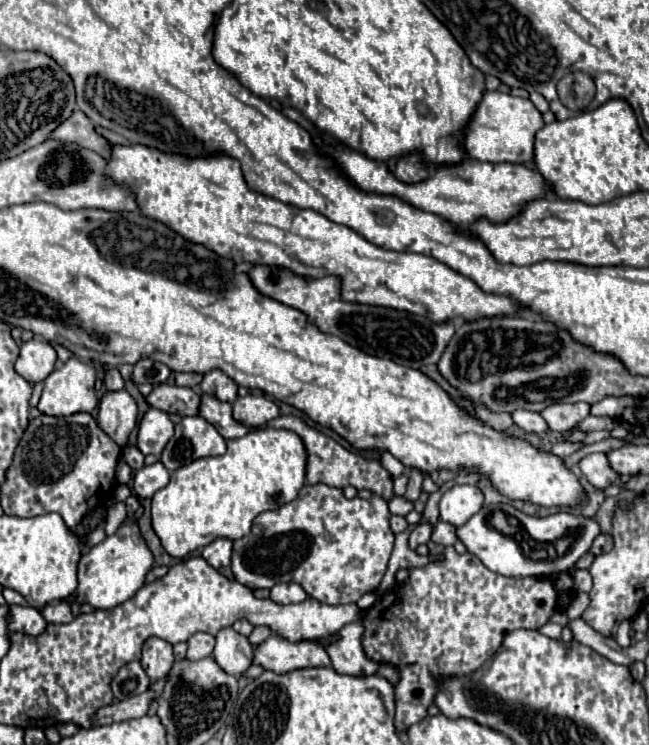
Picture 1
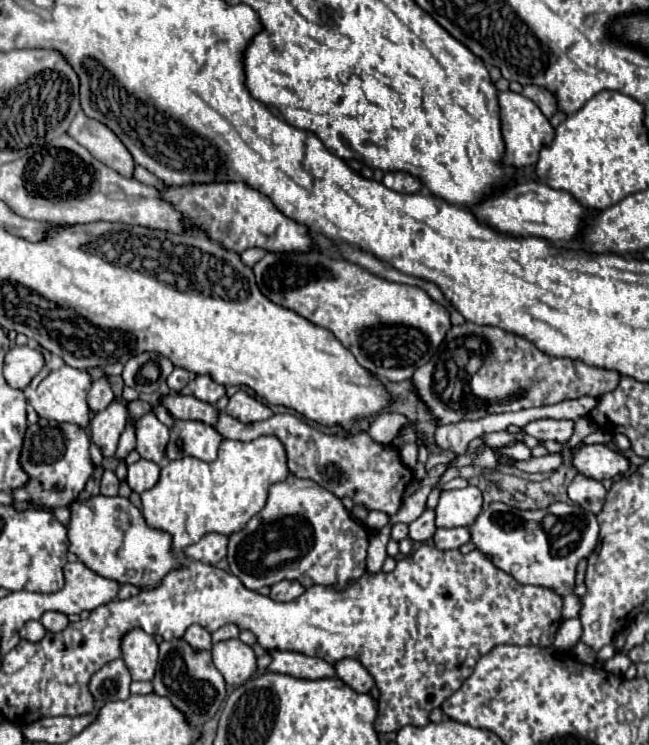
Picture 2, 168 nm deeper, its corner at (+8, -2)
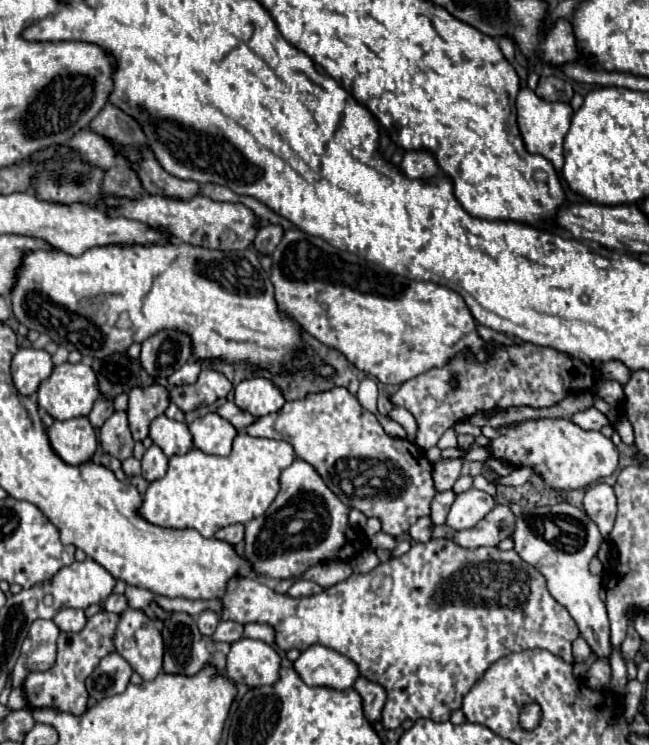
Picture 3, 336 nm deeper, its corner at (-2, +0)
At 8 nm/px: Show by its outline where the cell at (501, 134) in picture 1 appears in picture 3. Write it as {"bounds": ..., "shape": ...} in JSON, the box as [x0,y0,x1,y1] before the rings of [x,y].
{"bounds":[516,88,574,170],"shape":[[[522,88],[518,92],[518,98],[516,98],[516,112],[518,112],[518,126],[520,126],[522,140],[526,144],[526,150],[530,154],[544,156],[546,160],[550,160],[554,164],[556,170],[562,170],[562,164],[564,164],[564,152],[562,152],[564,136],[570,130],[570,120],[572,120],[572,114],[574,114],[570,104],[562,104],[562,102],[550,104],[550,102],[544,102],[542,98],[538,98],[532,90]]]}

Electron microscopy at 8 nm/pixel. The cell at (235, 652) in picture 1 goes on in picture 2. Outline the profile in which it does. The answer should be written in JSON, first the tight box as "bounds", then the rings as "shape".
{"bounds":[212,640,256,686],"shape":[[[224,640],[212,646],[214,666],[224,676],[226,684],[240,686],[256,672],[254,650],[240,640]]]}

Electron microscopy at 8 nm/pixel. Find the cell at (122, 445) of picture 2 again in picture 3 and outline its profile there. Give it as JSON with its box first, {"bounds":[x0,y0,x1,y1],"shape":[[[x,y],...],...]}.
{"bounds":[128,384,168,440],"shape":[[[160,384],[146,388],[132,388],[128,400],[128,422],[134,440],[144,440],[148,436],[150,422],[164,414],[168,408],[168,390]]]}

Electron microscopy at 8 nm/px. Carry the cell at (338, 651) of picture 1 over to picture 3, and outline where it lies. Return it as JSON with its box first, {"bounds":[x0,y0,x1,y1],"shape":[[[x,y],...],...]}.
{"bounds":[354,676,386,722],"shape":[[[360,676],[354,684],[354,688],[358,690],[358,694],[362,696],[362,702],[364,702],[364,714],[370,722],[376,722],[380,720],[380,712],[382,712],[382,706],[386,702],[386,690],[378,684],[378,682],[372,682],[364,676]]]}

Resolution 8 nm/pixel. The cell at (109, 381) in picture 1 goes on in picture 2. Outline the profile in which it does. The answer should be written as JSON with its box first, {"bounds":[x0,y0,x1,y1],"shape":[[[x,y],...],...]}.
{"bounds":[88,378,114,412],"shape":[[[100,378],[92,384],[90,392],[88,392],[88,408],[90,412],[100,412],[104,410],[110,402],[114,400],[114,394],[110,390],[110,384],[106,378]]]}

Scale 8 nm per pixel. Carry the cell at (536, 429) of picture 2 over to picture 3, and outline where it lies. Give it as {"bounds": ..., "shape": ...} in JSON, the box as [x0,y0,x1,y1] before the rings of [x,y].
{"bounds":[570,406,608,430],"shape":[[[592,406],[592,408],[572,414],[570,422],[576,422],[576,426],[580,426],[582,430],[600,430],[604,424],[608,424],[608,418]]]}

